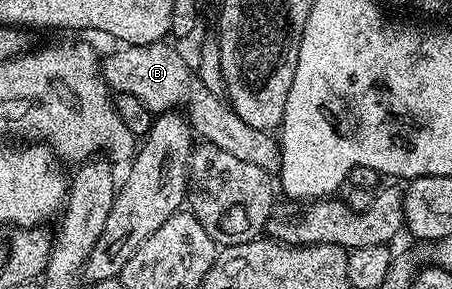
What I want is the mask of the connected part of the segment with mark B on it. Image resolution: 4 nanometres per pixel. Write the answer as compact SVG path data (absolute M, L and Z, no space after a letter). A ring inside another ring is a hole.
M166 41L145 44L144 46L124 45L119 48L116 54L102 59L101 77L103 81L112 91L137 96L137 100L141 100L141 104L145 104L145 108L149 108L152 115L158 116L174 111L176 108L182 108L185 111L187 121L191 123L192 131L196 135L203 134L199 136L212 142L217 148L221 148L221 152L229 152L245 164L257 164L257 168L262 170L278 171L280 149L276 135L266 130L260 130L258 125L241 120L241 116L237 116L235 110L231 109L226 101L213 96L209 89L205 88L201 80L196 77L196 71L190 65L187 67L186 60L173 47L167 45Z

